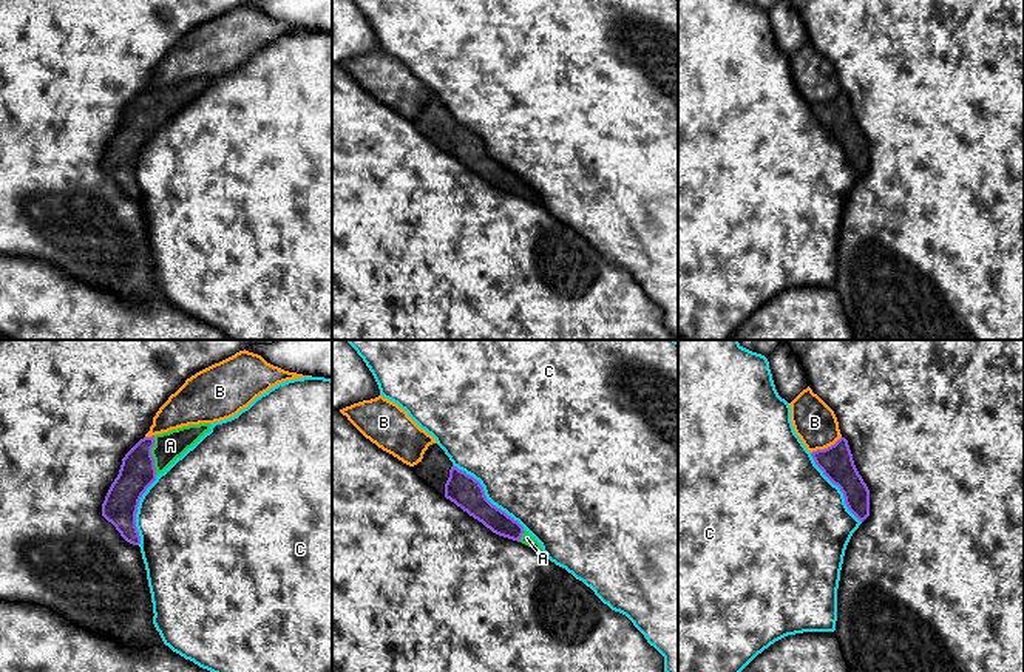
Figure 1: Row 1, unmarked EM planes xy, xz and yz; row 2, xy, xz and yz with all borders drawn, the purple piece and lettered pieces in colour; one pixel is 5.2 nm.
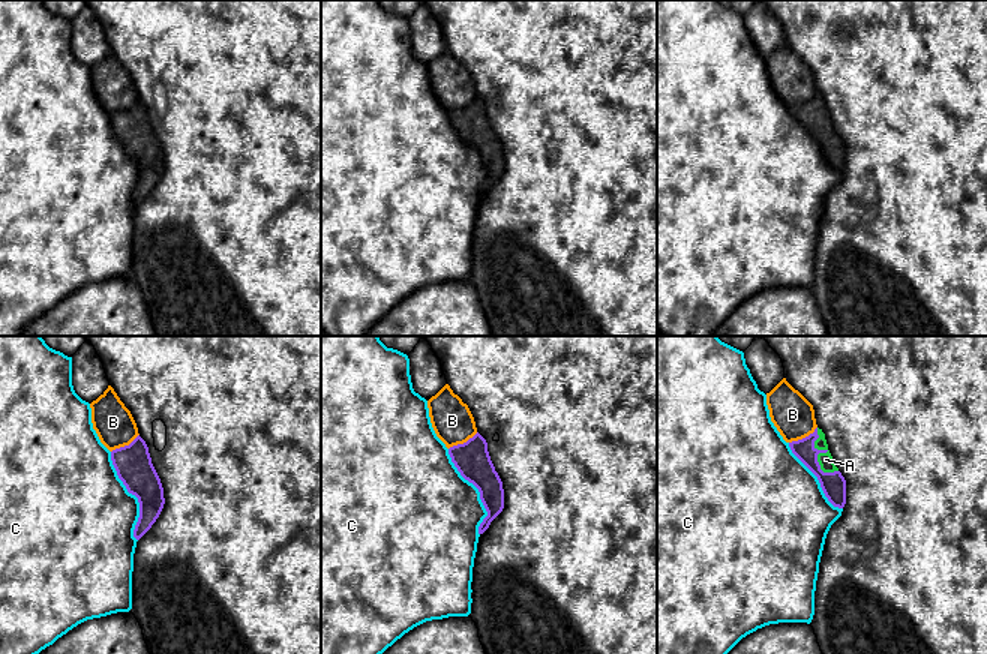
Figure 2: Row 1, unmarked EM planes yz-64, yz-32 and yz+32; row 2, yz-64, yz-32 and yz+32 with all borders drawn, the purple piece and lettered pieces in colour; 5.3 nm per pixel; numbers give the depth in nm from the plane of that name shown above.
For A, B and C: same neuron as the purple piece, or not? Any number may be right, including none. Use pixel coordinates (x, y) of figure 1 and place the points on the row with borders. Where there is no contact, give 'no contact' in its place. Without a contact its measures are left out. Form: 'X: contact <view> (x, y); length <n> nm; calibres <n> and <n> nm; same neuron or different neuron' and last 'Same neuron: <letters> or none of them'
A: contact xy (152, 456); length 200 nm; calibres 180 and 150 nm; same neuron
B: contact yz (825, 448); length 180 nm; calibres 170 and 220 nm; different neuron
C: contact xz (485, 496); length 500 nm; calibres 170 and 480 nm; different neuron
Same neuron: A

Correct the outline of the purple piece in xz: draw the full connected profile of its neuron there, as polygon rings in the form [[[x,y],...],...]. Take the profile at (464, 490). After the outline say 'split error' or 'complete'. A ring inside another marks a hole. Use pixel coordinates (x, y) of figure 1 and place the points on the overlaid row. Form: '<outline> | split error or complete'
[[[437,443],[429,445],[423,459],[412,468],[425,484],[482,522],[493,533],[542,552],[541,544],[517,521],[493,505],[487,499],[480,482],[454,467]]] | split error

